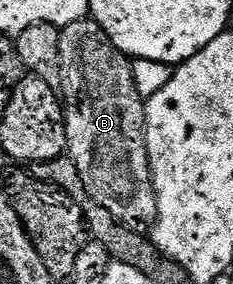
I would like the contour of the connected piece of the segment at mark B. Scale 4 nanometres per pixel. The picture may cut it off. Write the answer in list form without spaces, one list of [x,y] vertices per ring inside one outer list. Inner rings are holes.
[[[89,18],[70,22],[60,29],[60,65],[64,75],[60,88],[68,139],[67,155],[74,166],[78,166],[78,174],[82,174],[86,190],[90,198],[98,202],[98,206],[106,206],[106,210],[114,214],[119,224],[124,224],[135,232],[147,233],[157,221],[158,206],[144,137],[146,102],[138,94],[138,86],[134,86],[132,60],[125,52],[118,50],[114,42],[110,42],[106,30],[102,30],[96,20]]]

